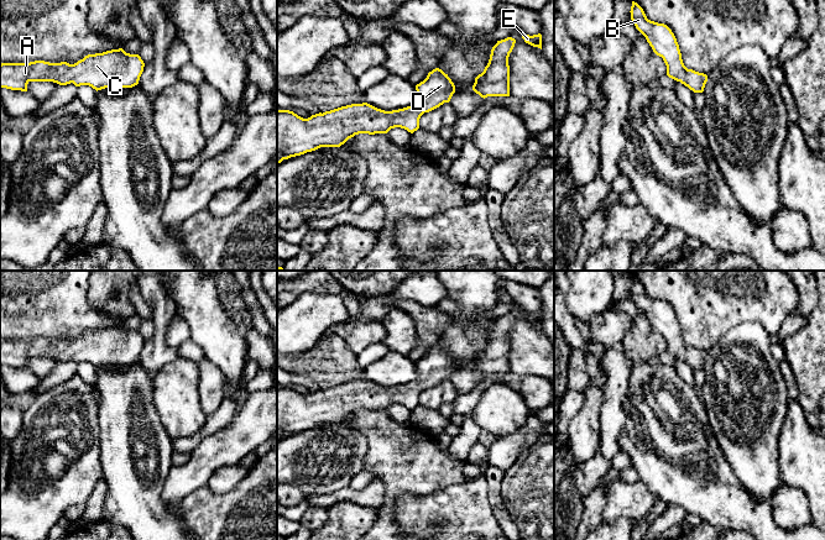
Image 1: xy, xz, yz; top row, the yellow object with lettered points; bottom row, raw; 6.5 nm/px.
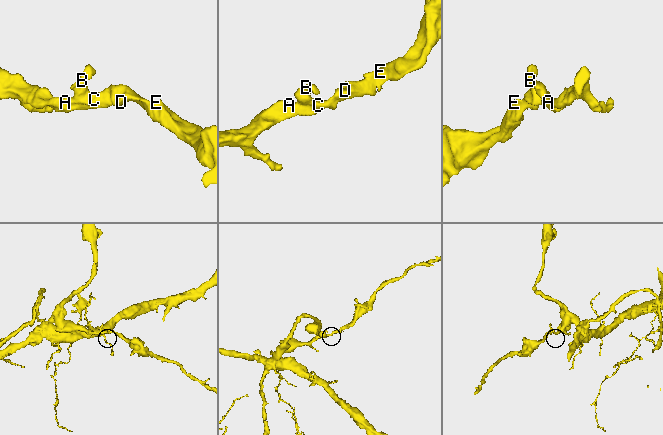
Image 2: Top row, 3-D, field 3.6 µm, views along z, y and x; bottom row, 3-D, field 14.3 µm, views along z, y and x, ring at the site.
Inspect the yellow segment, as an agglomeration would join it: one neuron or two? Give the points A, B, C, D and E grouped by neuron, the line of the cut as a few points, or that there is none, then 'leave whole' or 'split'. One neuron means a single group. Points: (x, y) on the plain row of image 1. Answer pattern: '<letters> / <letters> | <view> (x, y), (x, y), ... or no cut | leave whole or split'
A B C D E | no cut | leave whole

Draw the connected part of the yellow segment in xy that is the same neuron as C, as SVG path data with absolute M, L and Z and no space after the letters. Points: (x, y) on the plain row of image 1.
M122 325L88 331L74 341L49 340L1 340L0 365L27 368L30 358L53 358L59 362L73 360L93 366L132 365L139 361L145 340L139 331L126 330Z

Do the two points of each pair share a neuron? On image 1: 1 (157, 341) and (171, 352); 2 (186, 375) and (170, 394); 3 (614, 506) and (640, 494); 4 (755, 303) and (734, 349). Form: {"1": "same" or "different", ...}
{"1": "same", "2": "same", "3": "same", "4": "different"}

